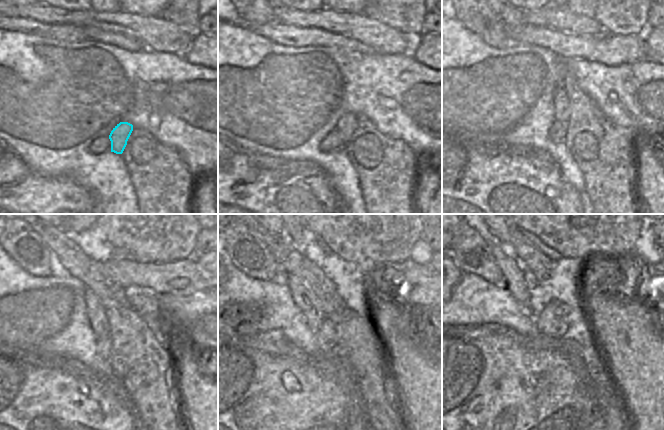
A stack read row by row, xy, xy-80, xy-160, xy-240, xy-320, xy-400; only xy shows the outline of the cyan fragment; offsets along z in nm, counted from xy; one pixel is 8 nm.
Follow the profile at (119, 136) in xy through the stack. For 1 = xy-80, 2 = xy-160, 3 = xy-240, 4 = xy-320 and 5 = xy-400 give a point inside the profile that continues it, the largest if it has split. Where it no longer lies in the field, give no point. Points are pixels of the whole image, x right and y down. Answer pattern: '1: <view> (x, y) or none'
1: xy-80 (346, 125)
2: xy-160 (561, 104)
3: xy-240 (98, 320)
4: xy-320 (303, 296)
5: xy-400 (519, 282)

